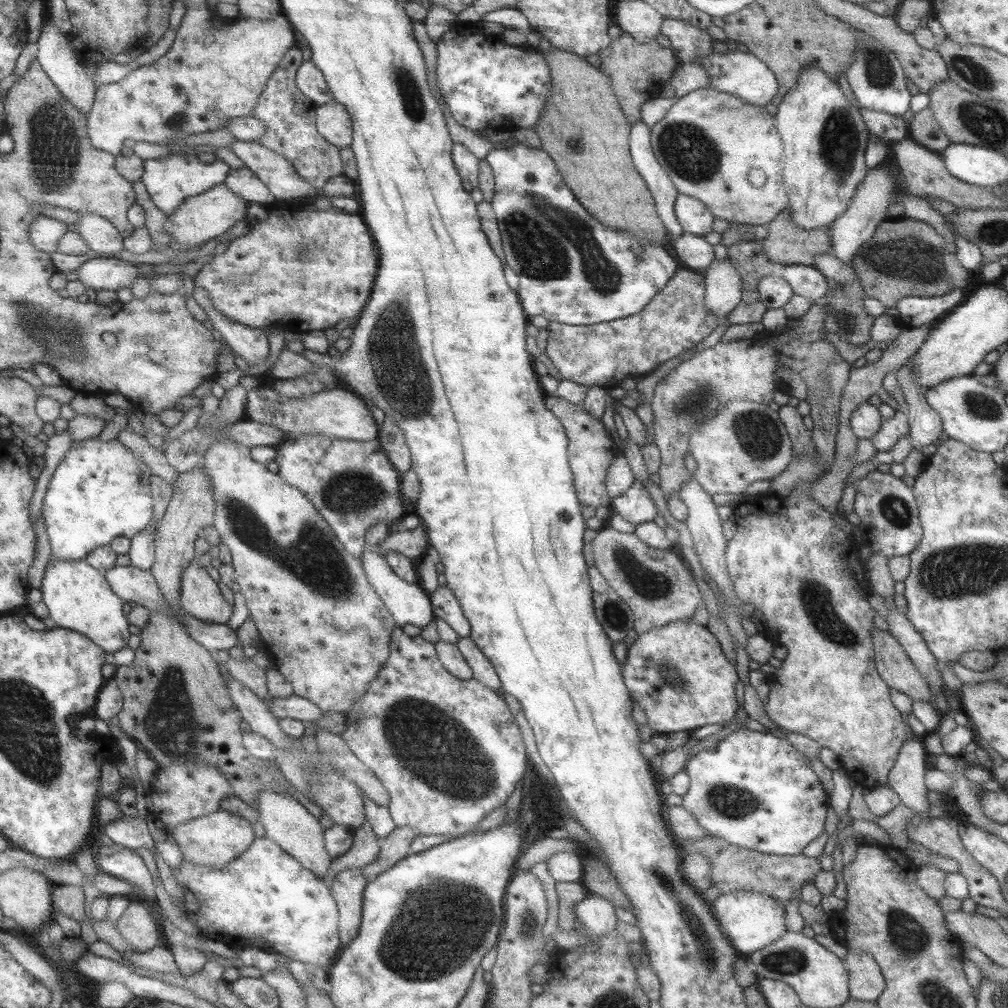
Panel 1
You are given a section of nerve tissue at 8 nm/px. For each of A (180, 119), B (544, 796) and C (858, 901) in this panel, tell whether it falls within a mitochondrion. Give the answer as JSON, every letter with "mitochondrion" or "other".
{"A":"mitochondrion","B":"other","C":"other"}

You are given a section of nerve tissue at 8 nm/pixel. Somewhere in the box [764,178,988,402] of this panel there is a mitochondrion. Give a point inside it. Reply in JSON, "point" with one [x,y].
{"point":[912,258]}

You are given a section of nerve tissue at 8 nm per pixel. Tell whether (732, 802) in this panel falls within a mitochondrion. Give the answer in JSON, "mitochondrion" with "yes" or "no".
{"mitochondrion":"yes"}

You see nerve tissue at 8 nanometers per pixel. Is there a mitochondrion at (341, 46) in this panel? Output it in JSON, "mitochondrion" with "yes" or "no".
{"mitochondrion":"no"}

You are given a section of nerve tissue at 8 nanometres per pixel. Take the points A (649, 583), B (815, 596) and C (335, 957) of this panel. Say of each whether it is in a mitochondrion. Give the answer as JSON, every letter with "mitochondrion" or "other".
{"A":"mitochondrion","B":"mitochondrion","C":"other"}

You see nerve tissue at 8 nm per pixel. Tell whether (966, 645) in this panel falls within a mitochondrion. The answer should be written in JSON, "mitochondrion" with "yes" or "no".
{"mitochondrion":"no"}

